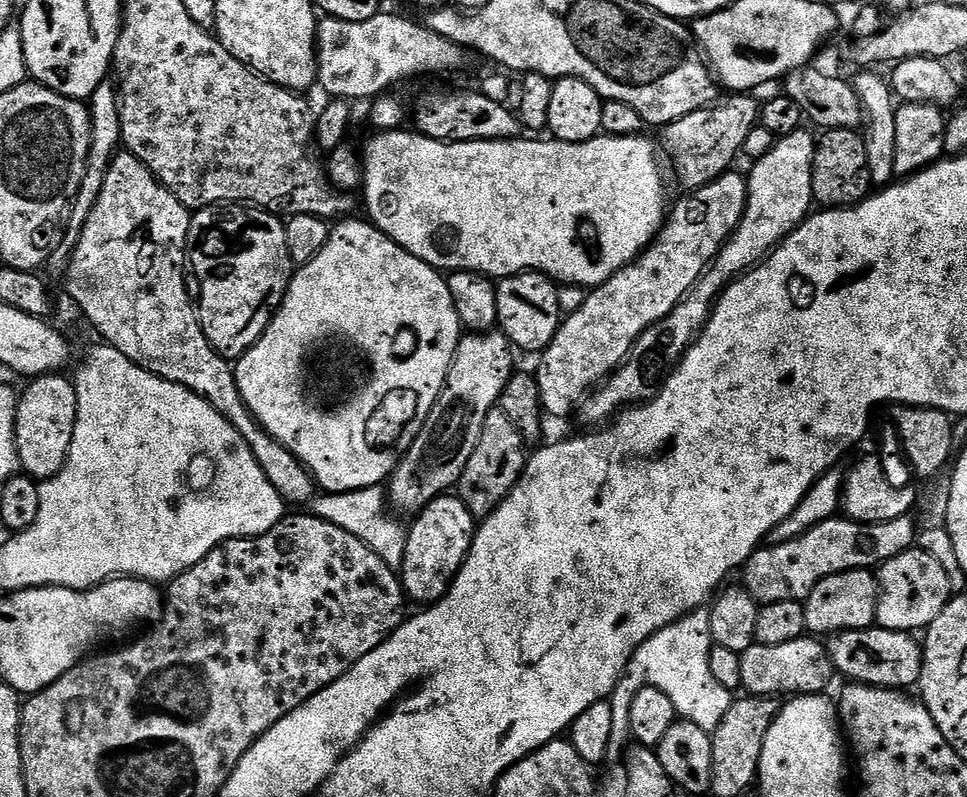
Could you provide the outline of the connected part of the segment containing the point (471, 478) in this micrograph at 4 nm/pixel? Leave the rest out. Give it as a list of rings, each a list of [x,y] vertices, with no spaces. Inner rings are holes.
[[[498,410],[489,412],[478,438],[478,446],[474,446],[474,454],[470,454],[470,462],[466,462],[466,470],[462,470],[458,485],[460,501],[469,516],[483,518],[490,515],[510,495],[512,487],[524,472],[525,463],[526,445],[510,426],[510,420]]]

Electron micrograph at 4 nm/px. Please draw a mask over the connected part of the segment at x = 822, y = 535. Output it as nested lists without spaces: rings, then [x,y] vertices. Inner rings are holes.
[[[833,518],[811,530],[804,536],[799,536],[793,540],[787,540],[785,544],[775,543],[772,548],[769,546],[761,547],[753,556],[745,562],[742,575],[742,586],[748,591],[749,595],[756,600],[756,603],[763,606],[774,602],[786,602],[787,600],[805,601],[808,599],[810,590],[822,582],[822,578],[830,578],[834,574],[843,572],[853,572],[854,570],[879,569],[890,558],[898,554],[909,551],[917,543],[918,529],[911,524],[911,519],[891,520],[885,524],[855,524],[847,518]]]

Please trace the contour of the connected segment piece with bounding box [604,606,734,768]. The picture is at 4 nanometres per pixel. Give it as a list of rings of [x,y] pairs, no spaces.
[[[709,607],[696,608],[678,622],[652,635],[633,654],[608,699],[613,711],[613,725],[604,758],[604,764],[608,768],[616,768],[623,763],[631,741],[628,716],[630,705],[634,702],[634,695],[642,688],[662,690],[670,698],[670,702],[674,703],[677,715],[687,723],[697,725],[704,732],[710,734],[721,724],[734,698],[715,681],[710,671],[709,656],[714,647],[710,630],[711,617]]]

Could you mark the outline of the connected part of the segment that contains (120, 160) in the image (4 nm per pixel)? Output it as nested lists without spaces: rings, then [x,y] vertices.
[[[127,150],[117,151],[102,182],[98,202],[94,202],[94,210],[90,210],[90,218],[86,218],[86,226],[68,259],[68,267],[62,273],[64,288],[68,291],[69,298],[84,311],[85,318],[96,327],[103,343],[118,349],[139,368],[144,368],[166,382],[174,382],[208,401],[209,406],[225,416],[247,442],[270,486],[284,500],[285,505],[307,505],[314,496],[314,484],[309,473],[275,440],[271,440],[261,431],[256,421],[248,415],[236,389],[236,380],[229,361],[212,351],[203,335],[194,331],[193,321],[192,324],[188,321],[188,312],[180,301],[179,290],[176,289],[176,263],[179,260],[181,263],[182,253],[186,248],[189,219],[189,209],[183,208],[160,185],[159,180],[142,161],[131,156]]]

